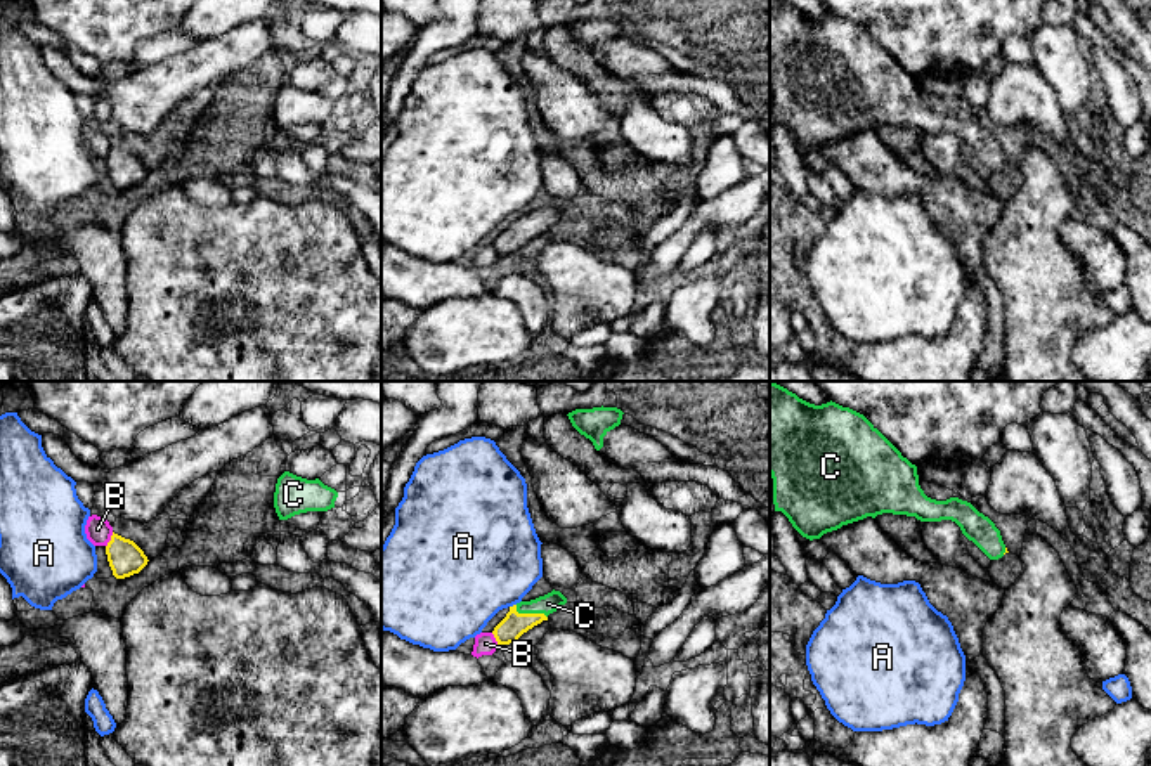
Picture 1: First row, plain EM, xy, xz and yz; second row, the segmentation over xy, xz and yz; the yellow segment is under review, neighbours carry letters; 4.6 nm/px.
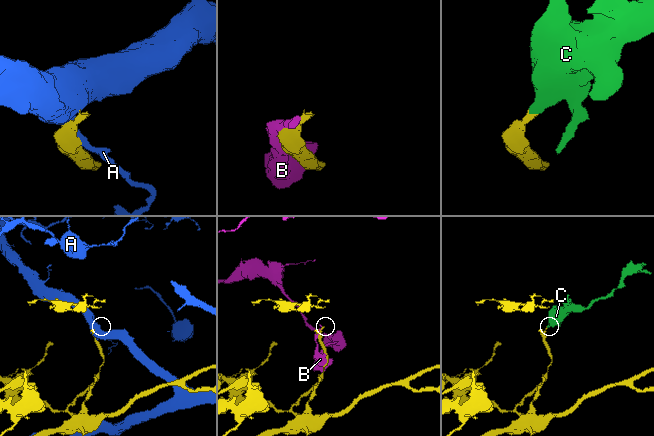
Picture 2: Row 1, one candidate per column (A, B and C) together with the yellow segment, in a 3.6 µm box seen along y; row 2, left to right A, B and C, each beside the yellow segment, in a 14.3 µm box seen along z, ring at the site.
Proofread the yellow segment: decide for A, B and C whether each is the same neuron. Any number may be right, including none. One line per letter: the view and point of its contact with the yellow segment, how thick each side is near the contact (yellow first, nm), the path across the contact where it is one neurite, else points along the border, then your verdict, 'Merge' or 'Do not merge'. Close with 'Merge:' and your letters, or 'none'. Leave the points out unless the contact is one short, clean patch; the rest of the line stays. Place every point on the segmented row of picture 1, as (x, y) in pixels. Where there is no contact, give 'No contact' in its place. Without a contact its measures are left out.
A: Touches yellow at xz (513, 605). Thickness 110 nm (yellow) against 480 nm. Do not merge
B: Touches yellow at xy (111, 539). Thickness 160 nm (yellow) against 120 nm. Do not merge
C: Touches yellow at xz (529, 614). Thickness 110 nm (yellow) against 90 nm. Path across: xz (513, 624), (529, 614), (548, 603). Merge
Merge: C

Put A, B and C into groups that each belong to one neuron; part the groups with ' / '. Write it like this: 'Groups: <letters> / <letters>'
Groups: A / B / C

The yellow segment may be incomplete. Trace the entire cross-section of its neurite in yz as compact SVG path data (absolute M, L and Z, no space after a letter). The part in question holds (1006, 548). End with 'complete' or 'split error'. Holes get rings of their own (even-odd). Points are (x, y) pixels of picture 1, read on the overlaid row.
M770 381L770 475L775 511L782 511L810 541L867 516L893 513L920 522L952 520L990 560L1009 553L995 523L971 503L927 497L919 485L917 466L863 414L832 400L810 404L775 381Z; split error

